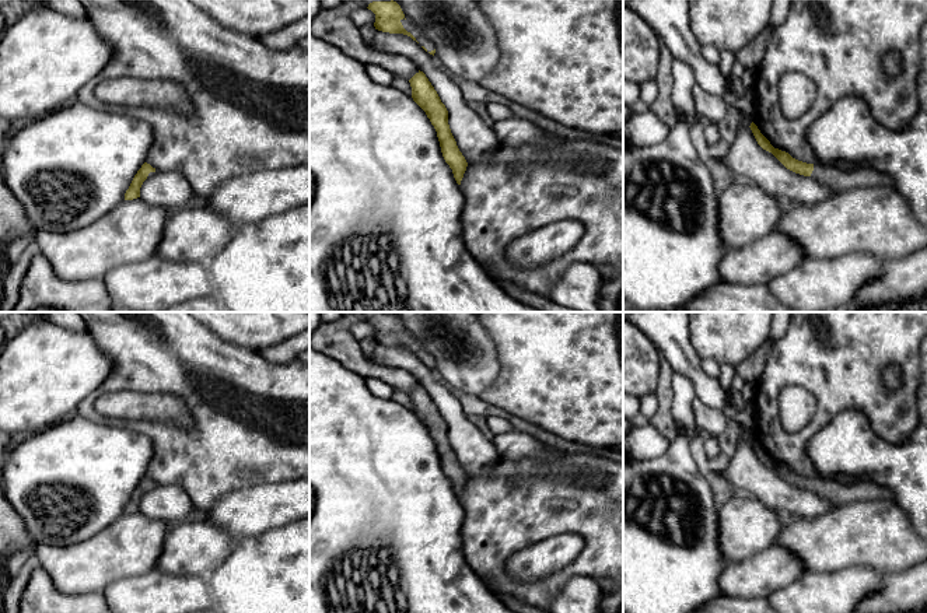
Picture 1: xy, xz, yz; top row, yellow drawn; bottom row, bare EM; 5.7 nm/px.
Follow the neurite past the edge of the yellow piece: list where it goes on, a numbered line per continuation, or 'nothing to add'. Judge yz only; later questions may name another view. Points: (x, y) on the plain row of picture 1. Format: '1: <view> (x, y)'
1: yz (839, 494)

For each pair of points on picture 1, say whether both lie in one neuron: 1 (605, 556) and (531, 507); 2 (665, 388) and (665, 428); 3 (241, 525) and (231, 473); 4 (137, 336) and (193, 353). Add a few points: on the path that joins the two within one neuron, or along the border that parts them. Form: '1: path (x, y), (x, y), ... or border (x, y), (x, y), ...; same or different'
1: path (593, 536), (573, 517), (551, 515); same
2: path (664, 398), (664, 419); same
3: border (266, 483), (231, 490), (207, 510); different
4: path (151, 340), (164, 350), (179, 353); same

